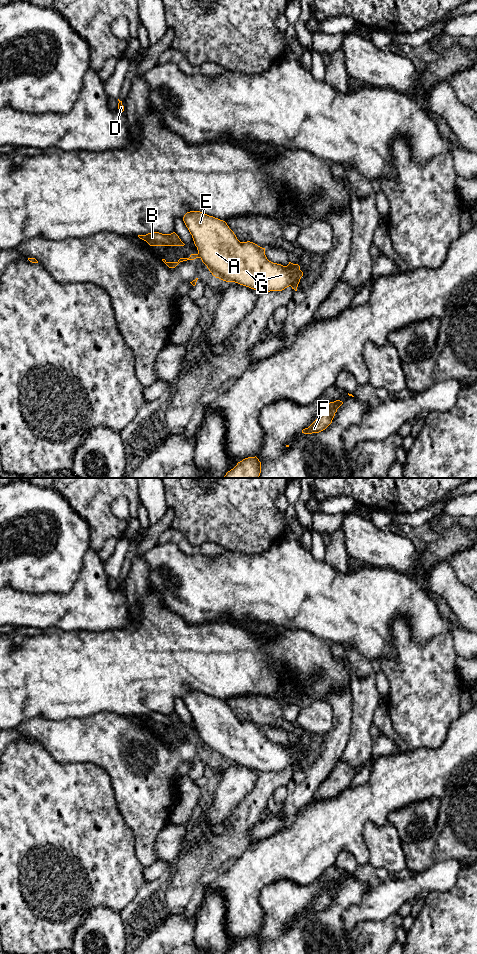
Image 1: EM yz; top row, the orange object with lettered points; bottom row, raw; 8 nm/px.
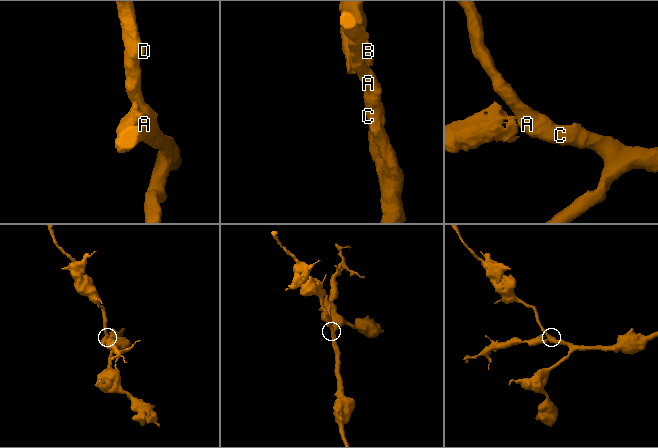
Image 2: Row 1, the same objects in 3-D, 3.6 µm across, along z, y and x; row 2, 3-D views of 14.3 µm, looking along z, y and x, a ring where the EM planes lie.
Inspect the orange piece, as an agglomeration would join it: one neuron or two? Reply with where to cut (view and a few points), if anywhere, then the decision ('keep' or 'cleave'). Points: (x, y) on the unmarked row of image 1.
cut yz (198, 733), (200, 737); cleave

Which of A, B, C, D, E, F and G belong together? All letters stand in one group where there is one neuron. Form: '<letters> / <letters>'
A C D E F G / B

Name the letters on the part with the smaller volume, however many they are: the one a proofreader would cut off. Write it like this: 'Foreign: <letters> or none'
Foreign: B

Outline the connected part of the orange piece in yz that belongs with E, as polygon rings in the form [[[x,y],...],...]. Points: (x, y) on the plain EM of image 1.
[[[200,691],[187,692],[183,701],[192,715],[202,742],[216,758],[257,771],[282,771],[289,766],[297,771],[303,756],[298,744],[289,742],[287,746],[283,746],[269,741],[265,735],[265,728],[250,721],[240,722],[225,701]]]

